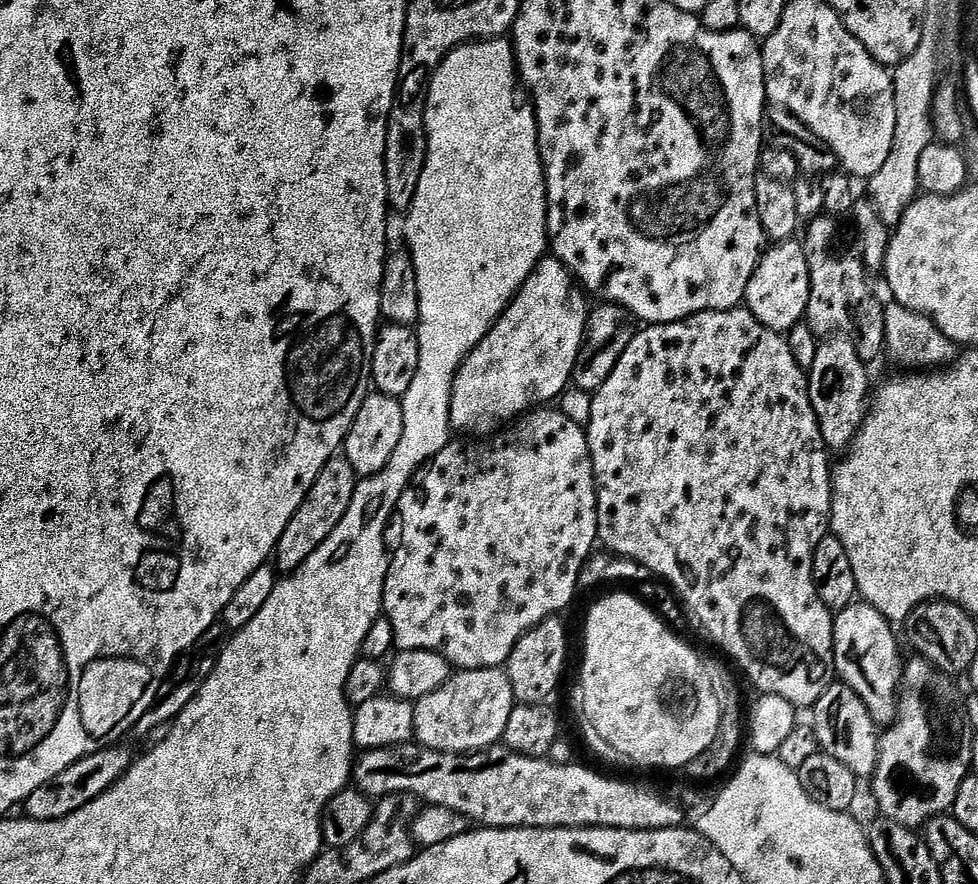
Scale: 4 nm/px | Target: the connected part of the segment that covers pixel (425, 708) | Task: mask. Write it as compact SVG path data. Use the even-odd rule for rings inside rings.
M503 667L479 668L478 670L460 670L448 677L447 682L438 686L434 694L415 701L414 730L415 739L431 752L462 752L491 748L499 745L504 738L506 722L510 719L510 710L518 703L510 678Z

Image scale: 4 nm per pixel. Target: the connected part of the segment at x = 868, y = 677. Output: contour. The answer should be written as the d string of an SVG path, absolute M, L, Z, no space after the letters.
M854 602L850 606L846 606L841 612L835 613L832 621L832 633L834 634L834 658L836 659L834 665L834 672L843 683L850 686L850 690L854 690L854 694L858 694L858 698L862 698L862 702L866 702L866 706L870 710L870 714L876 719L877 725L887 726L896 718L896 701L898 699L898 689L900 686L900 673L902 671L902 659L900 660L900 644L896 641L896 636L892 633L893 625L886 617L878 610L874 610L874 606L863 602Z

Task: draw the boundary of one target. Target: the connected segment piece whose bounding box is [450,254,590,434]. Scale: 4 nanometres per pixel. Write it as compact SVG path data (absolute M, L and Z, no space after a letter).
M548 254L538 262L530 278L526 278L524 285L517 290L516 297L508 303L486 338L474 346L472 353L456 371L450 398L450 418L457 433L495 433L525 412L547 405L555 396L563 394L564 387L572 384L572 371L578 362L580 347L584 344L584 331L588 328L590 304L584 301L583 295L581 285L562 261Z

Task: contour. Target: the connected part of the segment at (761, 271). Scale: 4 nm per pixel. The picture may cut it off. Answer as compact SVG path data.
M799 239L781 240L771 247L761 255L760 265L750 278L744 304L754 314L754 318L758 318L758 322L762 322L770 330L787 334L795 324L801 323L809 315L812 303L810 266Z

